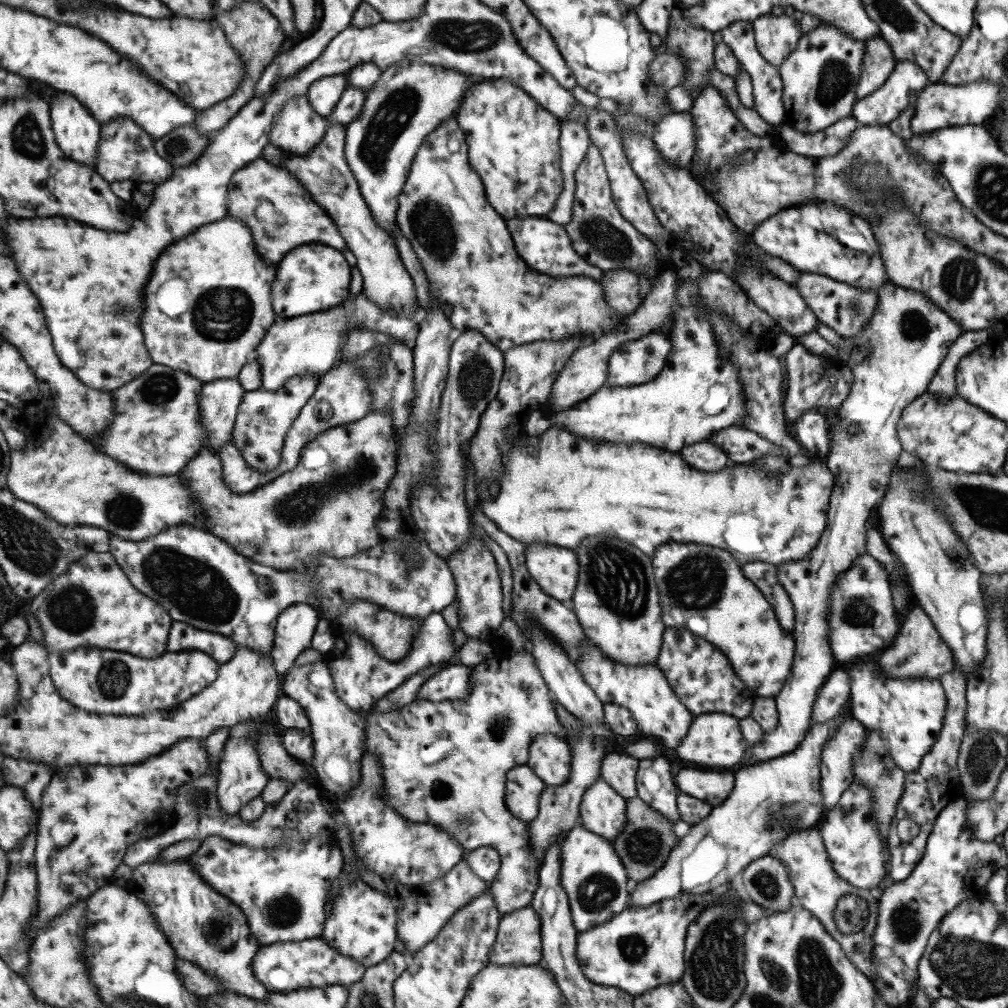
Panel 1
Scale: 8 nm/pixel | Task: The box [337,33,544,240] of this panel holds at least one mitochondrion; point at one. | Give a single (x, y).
(400, 105)

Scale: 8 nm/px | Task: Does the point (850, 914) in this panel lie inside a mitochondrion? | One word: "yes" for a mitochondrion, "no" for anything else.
yes

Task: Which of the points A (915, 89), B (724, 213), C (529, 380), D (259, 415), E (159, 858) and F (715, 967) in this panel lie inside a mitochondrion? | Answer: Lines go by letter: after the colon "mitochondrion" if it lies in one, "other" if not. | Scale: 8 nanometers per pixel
A: other
B: other
C: other
D: other
E: other
F: mitochondrion

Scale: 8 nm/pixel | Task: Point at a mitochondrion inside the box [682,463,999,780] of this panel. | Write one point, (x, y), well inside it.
(860, 612)

